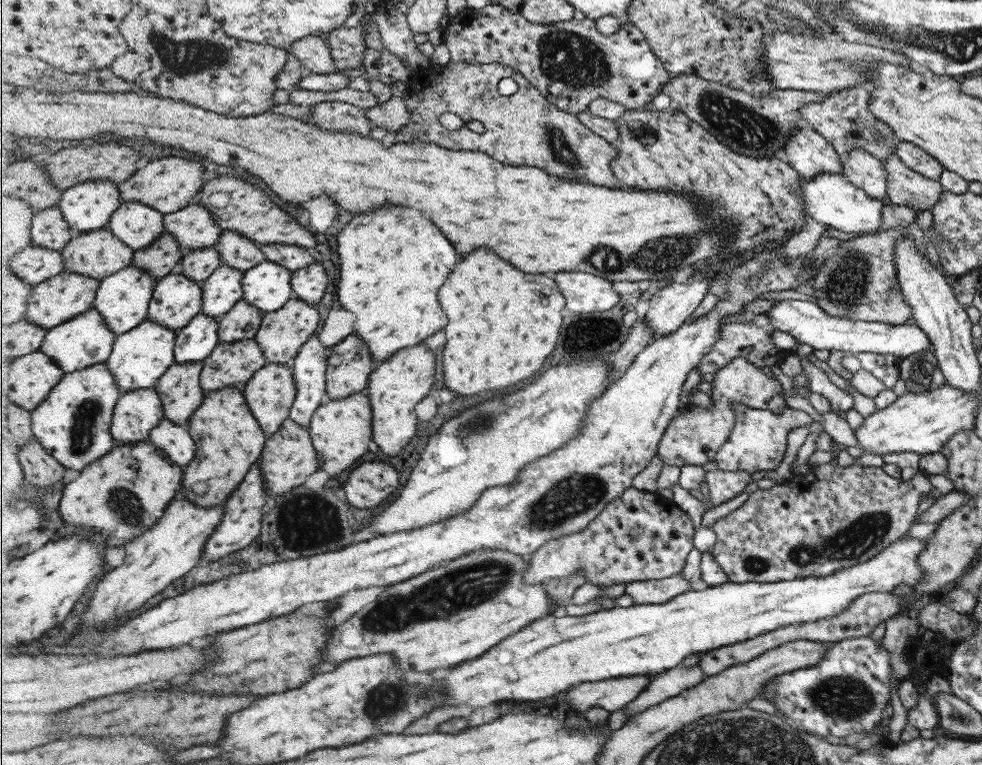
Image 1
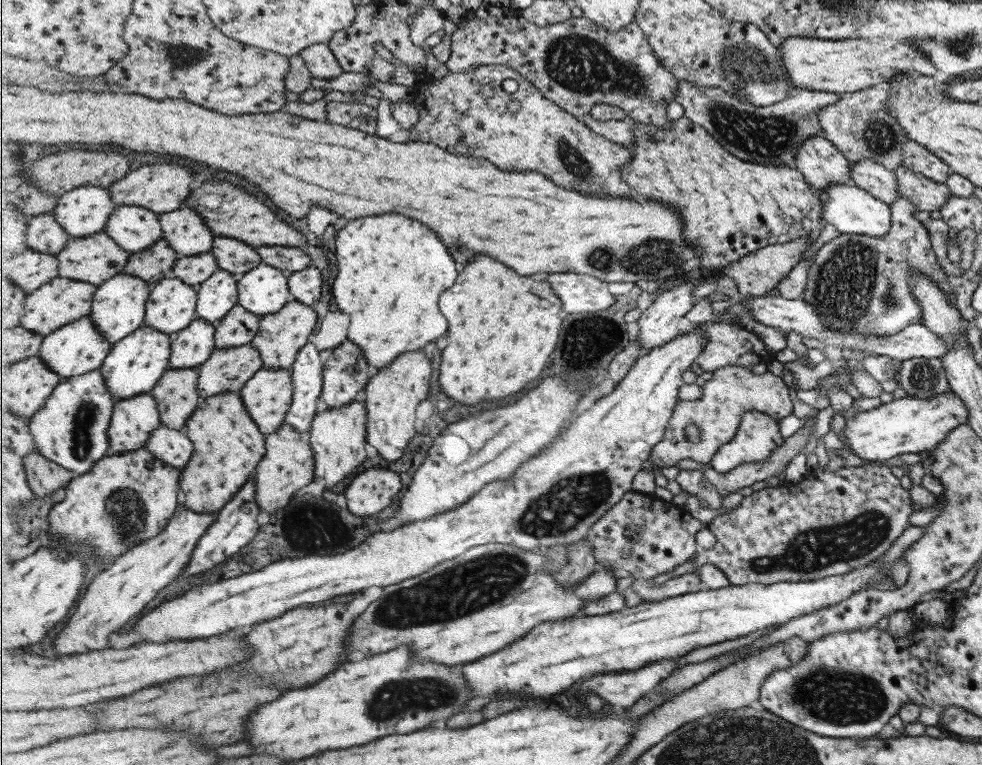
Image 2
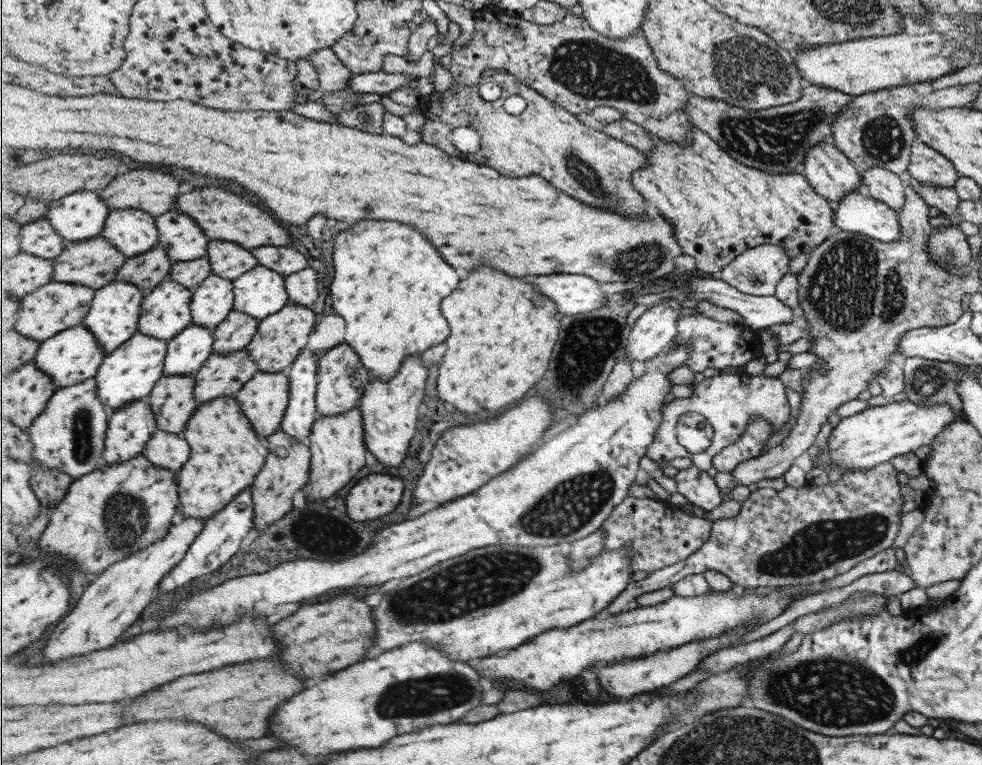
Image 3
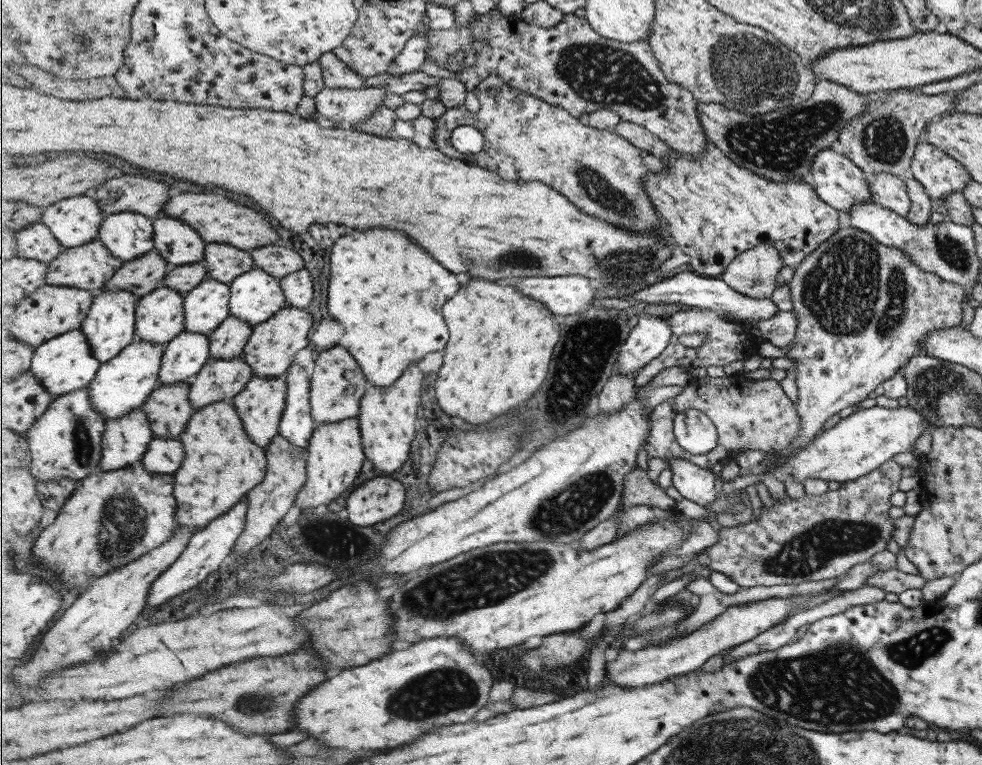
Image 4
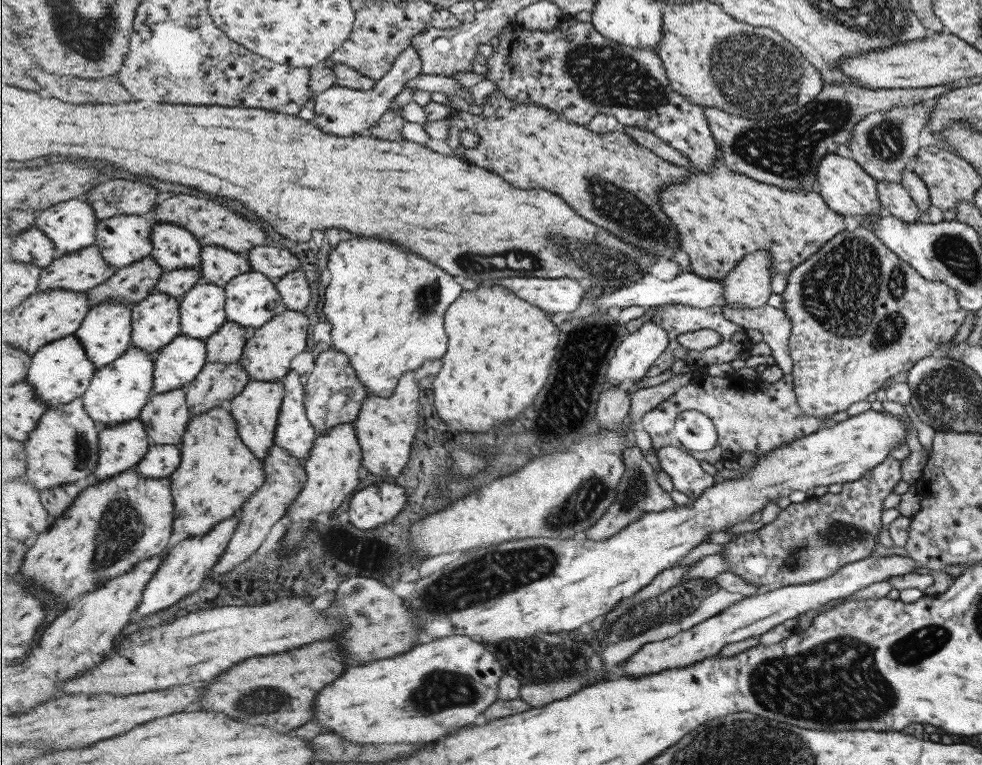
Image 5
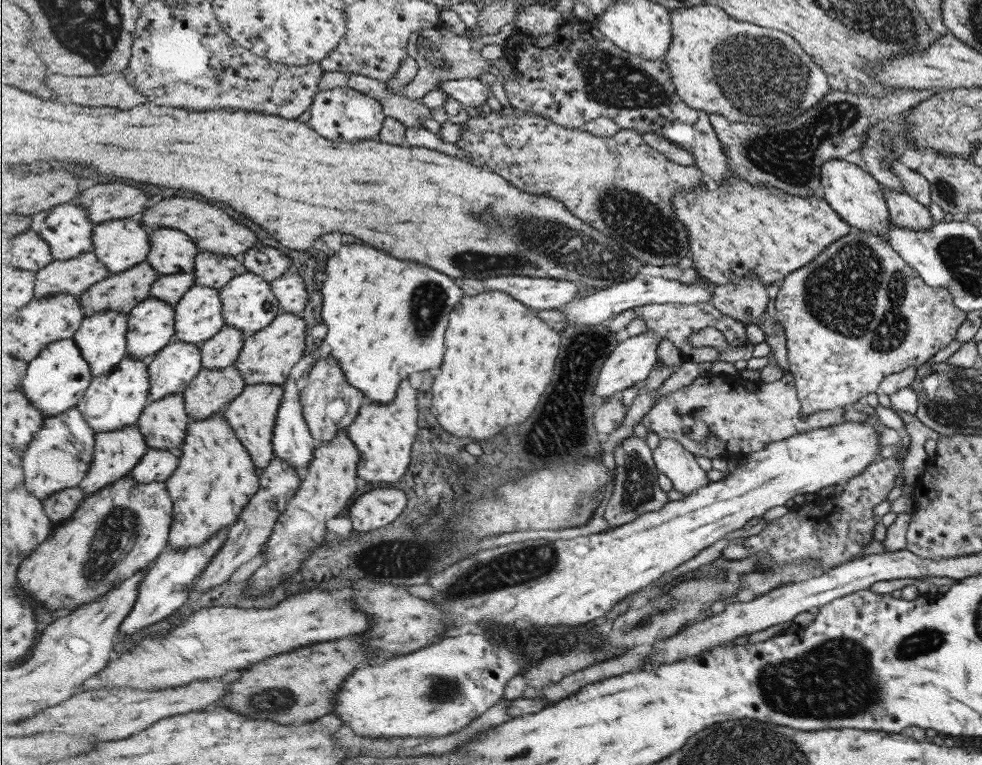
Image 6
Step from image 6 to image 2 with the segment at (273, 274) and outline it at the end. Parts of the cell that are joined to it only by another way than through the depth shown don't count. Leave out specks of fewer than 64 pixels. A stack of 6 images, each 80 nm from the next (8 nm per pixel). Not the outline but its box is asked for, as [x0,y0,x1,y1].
[256,246,312,275]

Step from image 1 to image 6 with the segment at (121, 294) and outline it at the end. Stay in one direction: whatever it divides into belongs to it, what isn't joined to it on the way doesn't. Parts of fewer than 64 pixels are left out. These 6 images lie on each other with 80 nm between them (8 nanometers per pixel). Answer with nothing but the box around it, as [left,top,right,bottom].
[73,311,129,378]

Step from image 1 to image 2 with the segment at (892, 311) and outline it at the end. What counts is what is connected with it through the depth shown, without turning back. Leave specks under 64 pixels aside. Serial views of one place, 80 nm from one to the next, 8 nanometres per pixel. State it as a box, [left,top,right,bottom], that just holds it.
[802,197,954,335]

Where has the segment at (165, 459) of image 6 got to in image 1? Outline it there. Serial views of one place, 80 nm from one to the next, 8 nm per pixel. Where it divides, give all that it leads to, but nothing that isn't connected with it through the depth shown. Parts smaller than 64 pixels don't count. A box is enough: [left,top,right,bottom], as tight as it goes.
[149,419,198,466]

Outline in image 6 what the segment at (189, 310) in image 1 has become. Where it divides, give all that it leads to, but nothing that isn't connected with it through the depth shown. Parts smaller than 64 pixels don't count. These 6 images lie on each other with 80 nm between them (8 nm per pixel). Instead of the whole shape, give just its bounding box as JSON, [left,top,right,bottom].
[128,297,176,360]

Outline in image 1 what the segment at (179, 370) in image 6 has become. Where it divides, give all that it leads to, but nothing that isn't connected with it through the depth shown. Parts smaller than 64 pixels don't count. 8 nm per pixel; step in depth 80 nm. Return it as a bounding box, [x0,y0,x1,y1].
[176,312,220,362]

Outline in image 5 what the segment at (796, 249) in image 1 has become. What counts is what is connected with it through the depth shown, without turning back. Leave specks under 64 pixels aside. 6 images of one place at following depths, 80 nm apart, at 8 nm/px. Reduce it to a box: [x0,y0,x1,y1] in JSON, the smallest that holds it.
[722,250,772,309]

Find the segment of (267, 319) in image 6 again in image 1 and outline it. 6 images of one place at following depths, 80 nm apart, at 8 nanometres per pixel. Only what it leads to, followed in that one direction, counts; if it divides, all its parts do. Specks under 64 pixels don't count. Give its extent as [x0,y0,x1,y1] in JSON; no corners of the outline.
[244,261,295,312]

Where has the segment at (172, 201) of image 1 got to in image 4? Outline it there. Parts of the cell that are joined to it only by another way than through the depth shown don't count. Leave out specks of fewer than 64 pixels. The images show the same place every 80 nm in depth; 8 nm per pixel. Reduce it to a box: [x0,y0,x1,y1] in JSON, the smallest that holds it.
[92,174,171,219]

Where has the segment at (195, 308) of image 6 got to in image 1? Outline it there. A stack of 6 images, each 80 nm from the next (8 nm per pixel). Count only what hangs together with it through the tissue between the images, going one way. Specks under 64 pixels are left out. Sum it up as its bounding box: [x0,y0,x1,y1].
[203,264,246,319]

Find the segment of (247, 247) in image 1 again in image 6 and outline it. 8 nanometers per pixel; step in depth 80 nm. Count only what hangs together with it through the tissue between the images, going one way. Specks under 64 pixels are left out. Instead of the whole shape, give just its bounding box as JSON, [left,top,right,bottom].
[196,251,248,289]

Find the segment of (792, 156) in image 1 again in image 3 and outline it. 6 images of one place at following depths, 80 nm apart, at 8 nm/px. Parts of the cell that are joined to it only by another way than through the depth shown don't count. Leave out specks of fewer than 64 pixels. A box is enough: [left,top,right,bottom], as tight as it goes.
[802,143,863,204]

